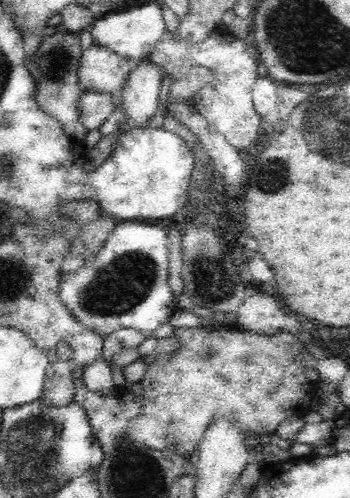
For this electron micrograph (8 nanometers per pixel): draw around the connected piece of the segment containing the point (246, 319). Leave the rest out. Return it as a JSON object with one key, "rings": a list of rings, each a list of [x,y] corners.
{"rings":[[[264,292],[249,294],[237,308],[236,325],[257,334],[274,335],[277,332],[298,332],[296,318],[284,316],[284,308]]]}

